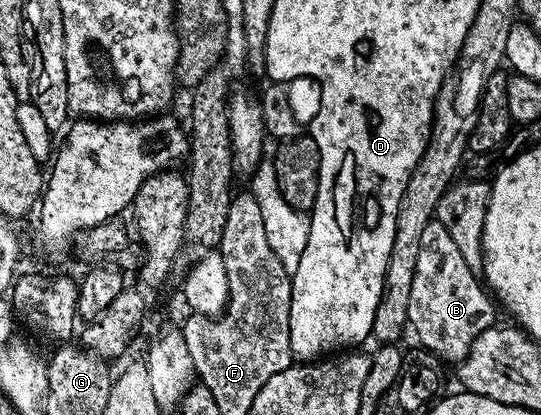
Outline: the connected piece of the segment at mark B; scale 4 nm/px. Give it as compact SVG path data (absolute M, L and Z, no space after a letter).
M435 219L428 221L422 230L422 244L418 246L418 267L414 267L414 284L410 286L408 308L408 323L411 332L416 332L419 344L429 353L435 353L441 362L459 363L464 360L479 333L497 324L495 307L481 278L468 266L466 259L462 259L462 251L458 251L454 239L450 239L446 227L442 227L442 223Z

